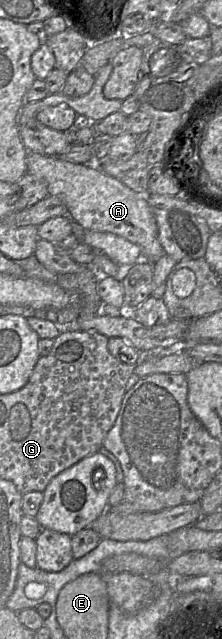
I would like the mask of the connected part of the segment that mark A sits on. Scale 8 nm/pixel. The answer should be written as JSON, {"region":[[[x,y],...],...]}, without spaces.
{"region":[[[28,152],[27,173],[46,182],[49,195],[64,201],[67,215],[80,228],[108,232],[124,238],[138,245],[142,249],[143,259],[152,264],[165,255],[158,241],[156,220],[148,205],[147,195],[138,194],[105,174],[96,163],[73,163],[57,156]]]}

